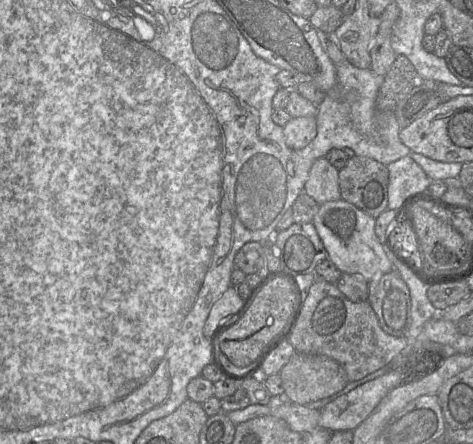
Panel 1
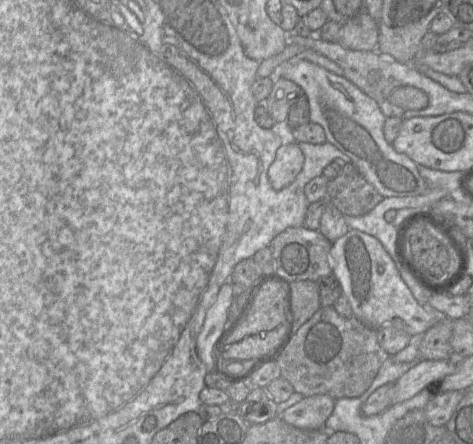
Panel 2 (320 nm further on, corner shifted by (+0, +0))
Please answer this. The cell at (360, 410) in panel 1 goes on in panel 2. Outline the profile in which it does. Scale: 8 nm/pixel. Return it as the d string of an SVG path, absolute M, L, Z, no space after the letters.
M456 359L425 360L418 362L404 373L395 383L393 389L393 404L400 404L411 399L423 389L430 389L433 385L439 388L446 376L456 370Z

